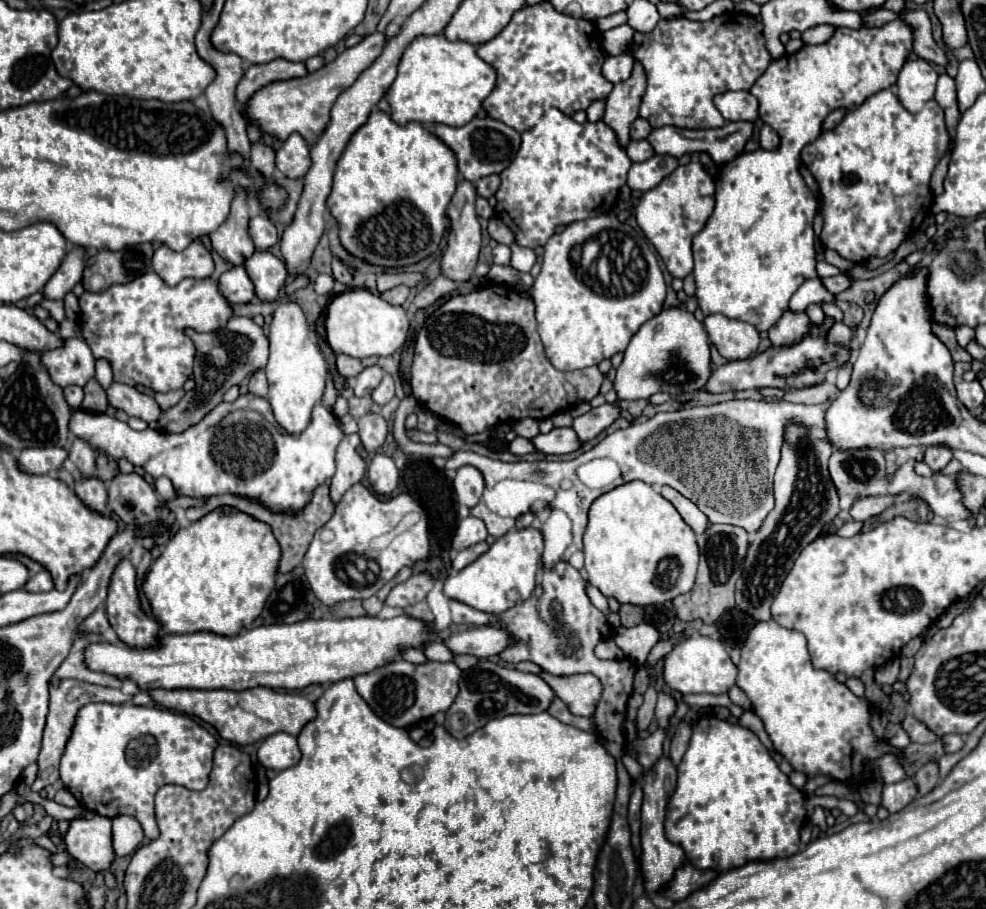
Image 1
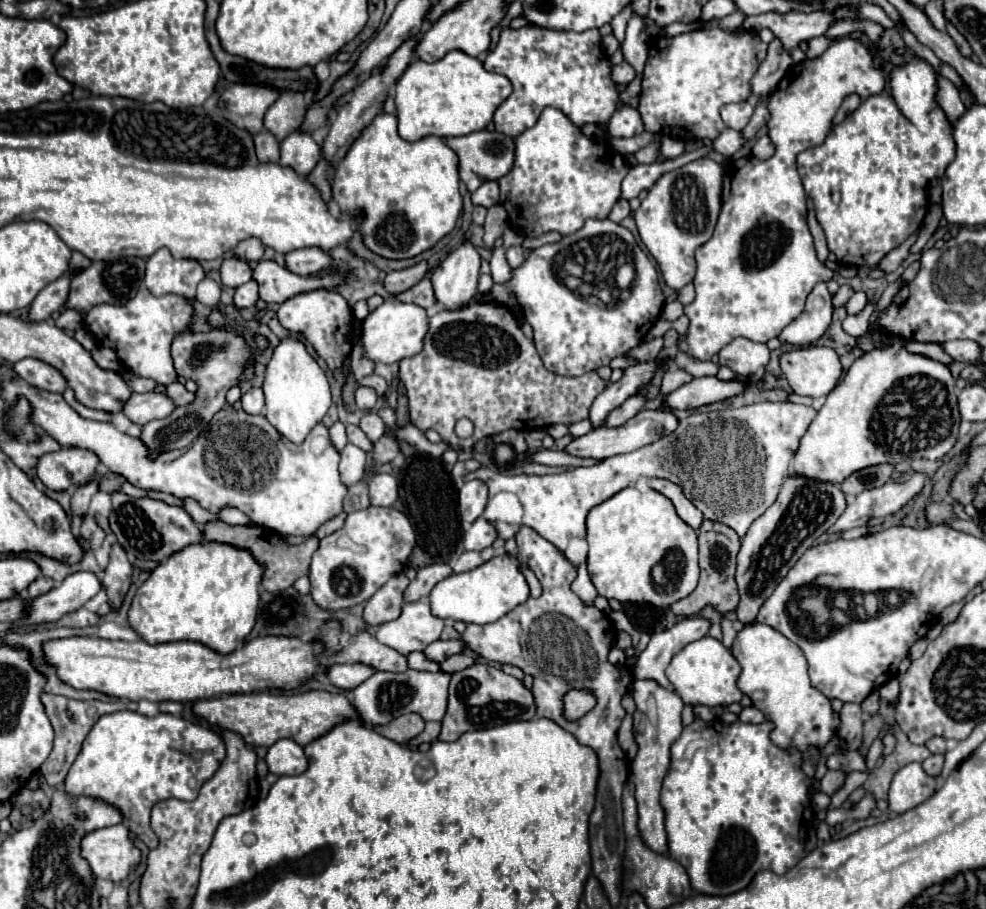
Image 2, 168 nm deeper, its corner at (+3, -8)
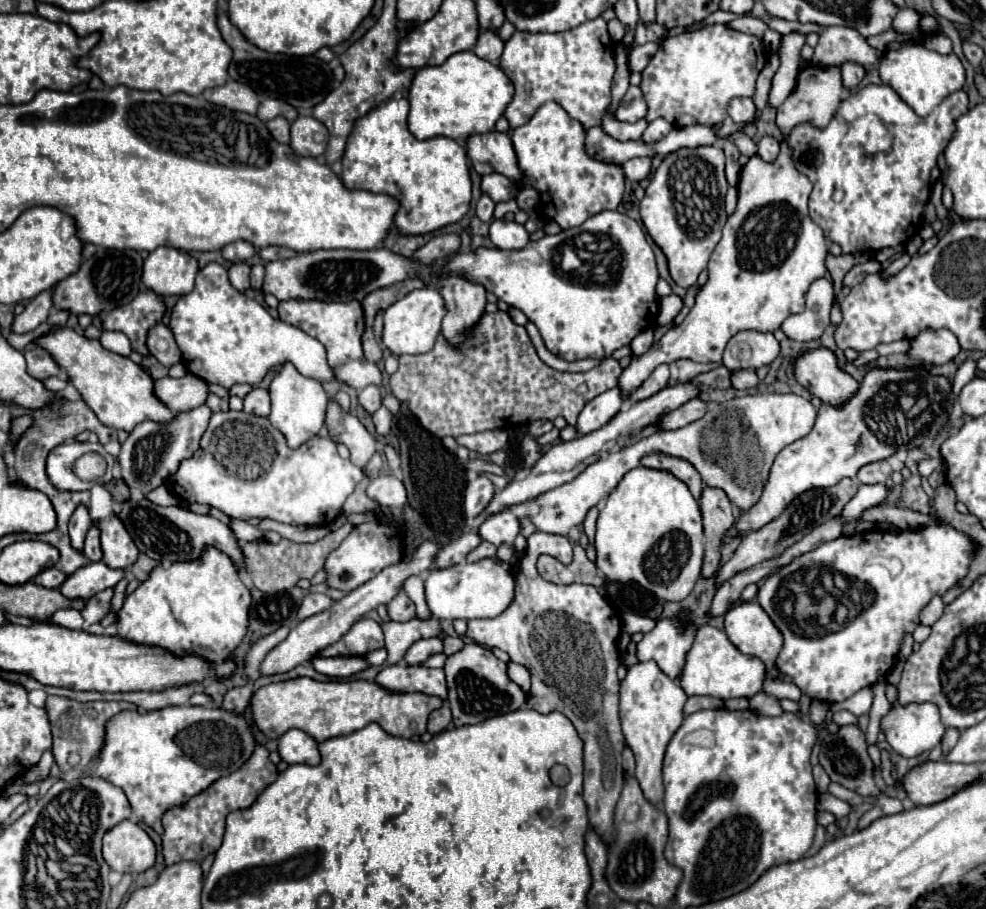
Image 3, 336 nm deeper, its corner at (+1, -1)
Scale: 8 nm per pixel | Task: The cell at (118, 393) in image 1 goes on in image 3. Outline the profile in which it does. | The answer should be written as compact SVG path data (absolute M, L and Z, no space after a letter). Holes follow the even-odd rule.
M186 375L182 379L162 377L154 381L154 395L172 413L180 413L202 405L206 401L208 389L206 383L194 375Z

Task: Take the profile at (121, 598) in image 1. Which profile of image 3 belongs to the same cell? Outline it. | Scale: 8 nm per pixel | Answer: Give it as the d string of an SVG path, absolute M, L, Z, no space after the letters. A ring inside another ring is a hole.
M116 515L110 521L96 523L100 527L100 541L102 541L102 553L104 563L112 569L128 569L138 559L138 547L132 543L132 537L128 535L126 527L116 519Z

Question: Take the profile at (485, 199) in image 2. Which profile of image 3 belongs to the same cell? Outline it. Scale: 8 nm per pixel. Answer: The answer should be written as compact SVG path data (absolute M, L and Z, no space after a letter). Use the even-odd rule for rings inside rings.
M500 173L484 175L484 177L482 177L482 183L480 183L480 189L482 189L482 193L486 193L494 203L514 199L516 193L518 193L518 185L516 185L512 179L500 175Z

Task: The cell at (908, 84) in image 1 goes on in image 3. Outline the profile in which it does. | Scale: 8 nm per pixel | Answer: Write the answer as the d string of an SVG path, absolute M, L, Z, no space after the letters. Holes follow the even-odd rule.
M920 43L902 45L896 51L886 51L880 59L880 77L884 85L890 85L904 103L908 103L916 115L926 117L942 99L950 93L962 89L964 85L964 67L960 59L952 55L938 55L936 51L924 49Z

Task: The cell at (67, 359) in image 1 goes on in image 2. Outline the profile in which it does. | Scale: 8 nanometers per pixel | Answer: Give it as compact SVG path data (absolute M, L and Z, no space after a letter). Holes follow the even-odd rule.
M24 358L14 364L16 372L34 388L48 390L48 392L64 392L66 380L58 370L54 370L50 364L36 360L36 358Z

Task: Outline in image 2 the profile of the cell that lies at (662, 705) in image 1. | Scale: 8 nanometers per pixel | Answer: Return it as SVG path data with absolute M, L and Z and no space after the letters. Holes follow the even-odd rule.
M634 680L630 694L636 702L632 720L634 720L634 738L638 744L638 754L630 766L630 780L636 784L638 830L648 848L664 854L668 846L664 832L664 810L660 806L660 786L670 766L670 744L680 736L684 728L680 718L684 702L676 692L658 686L658 682L654 680Z

